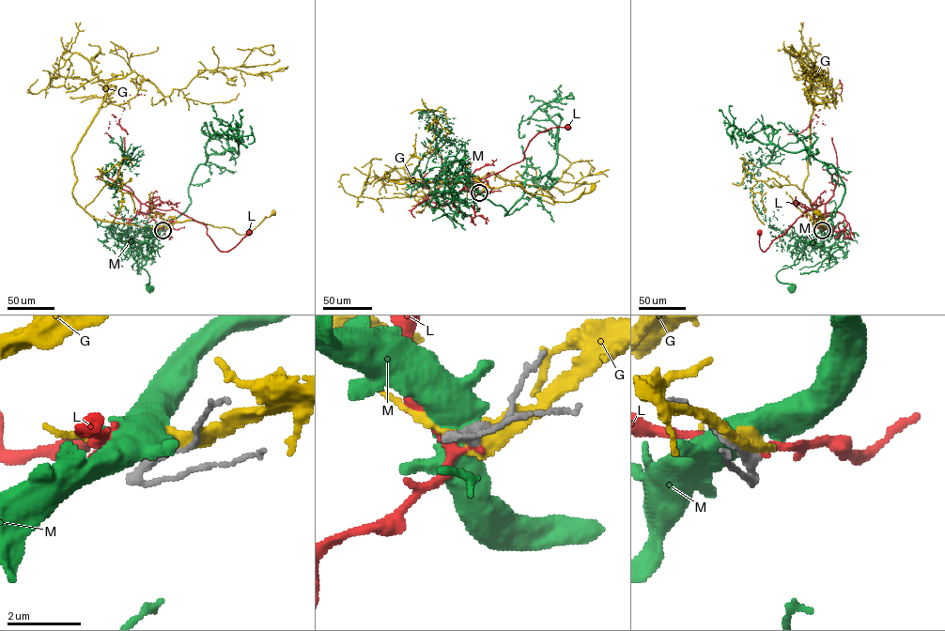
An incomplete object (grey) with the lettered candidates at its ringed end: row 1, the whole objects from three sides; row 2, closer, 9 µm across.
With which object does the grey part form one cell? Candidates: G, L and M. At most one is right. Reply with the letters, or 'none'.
none

